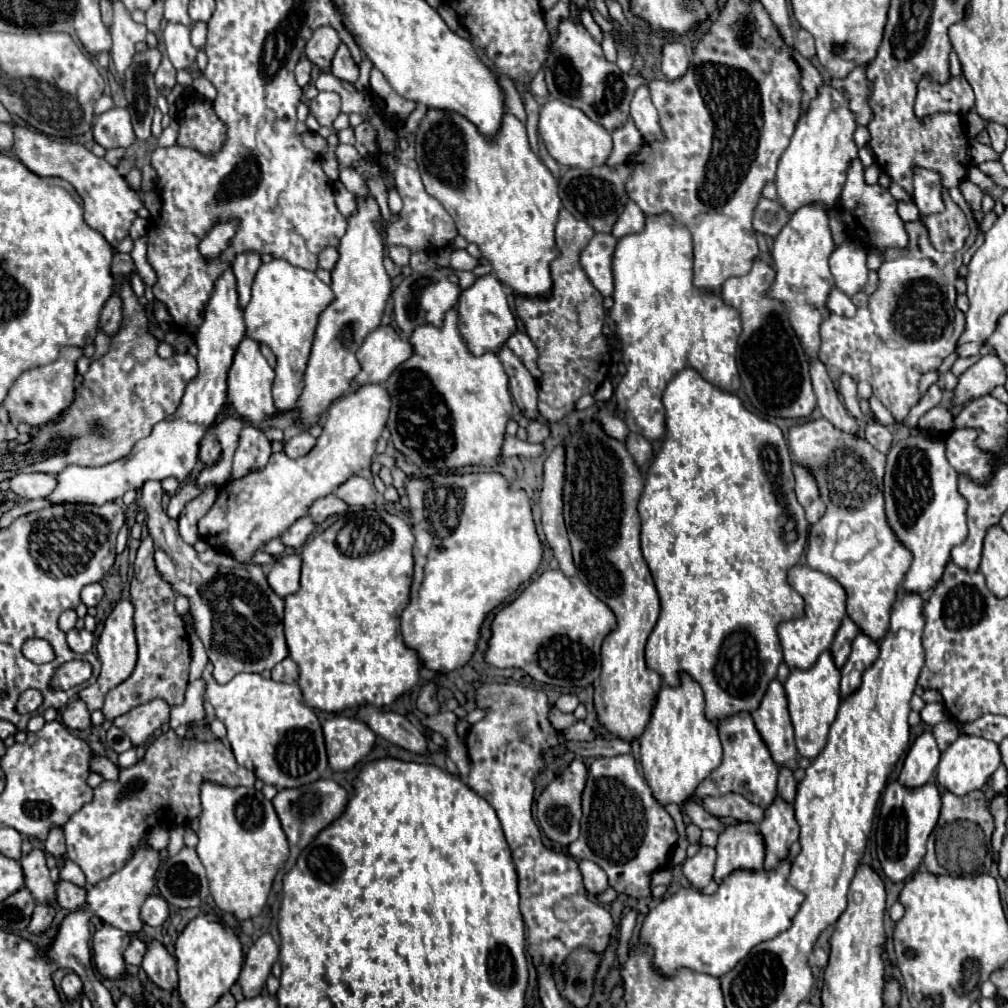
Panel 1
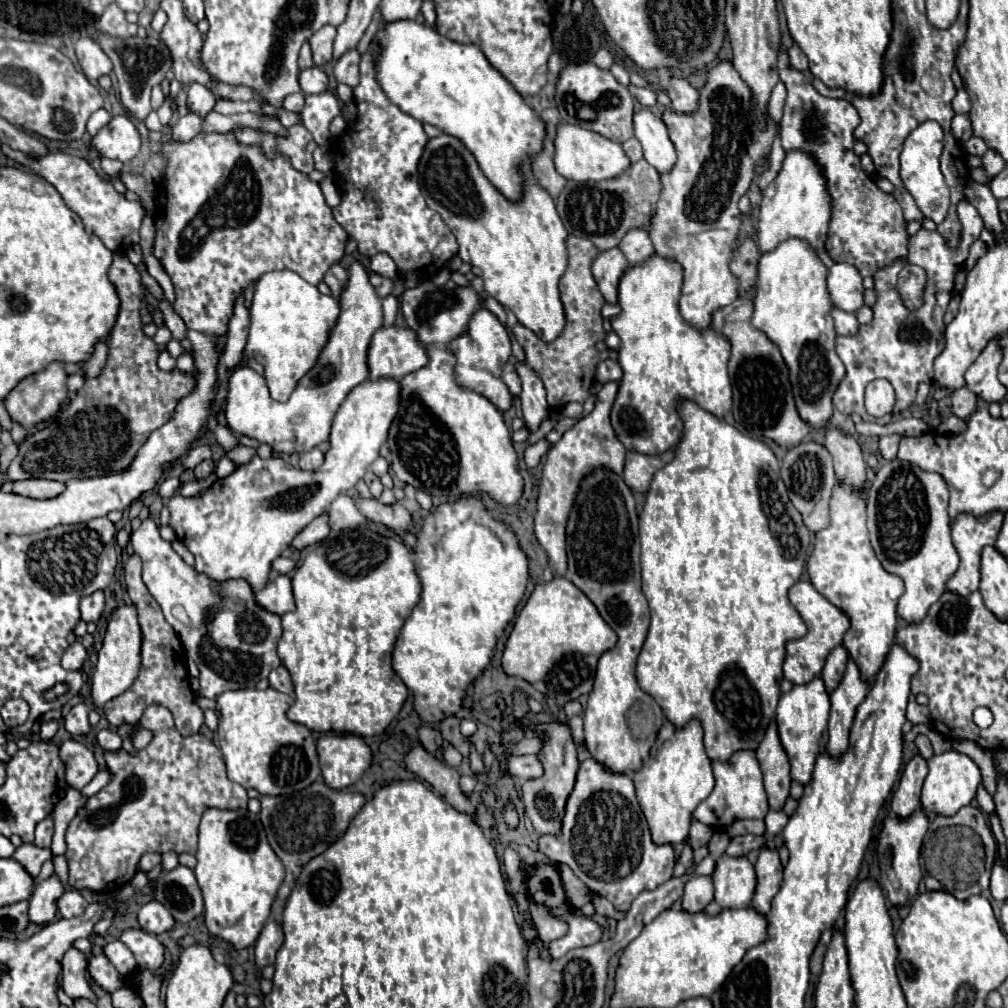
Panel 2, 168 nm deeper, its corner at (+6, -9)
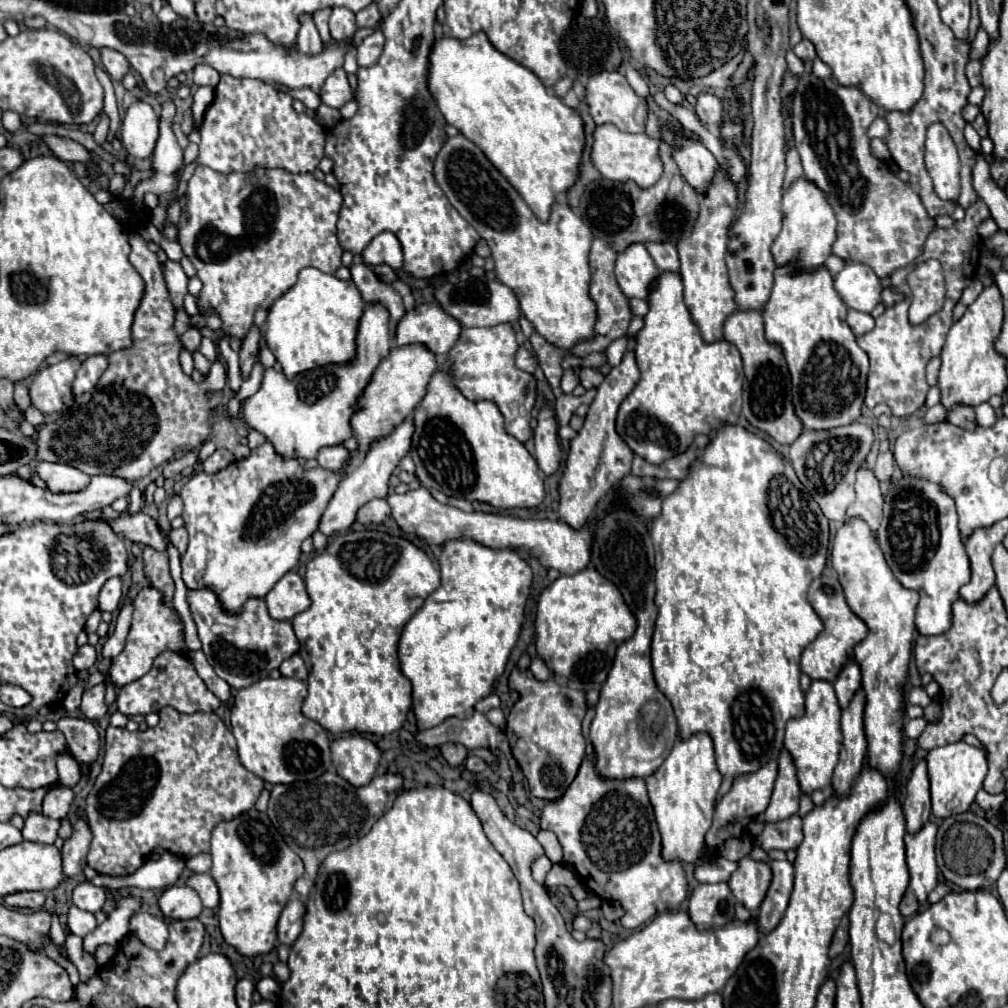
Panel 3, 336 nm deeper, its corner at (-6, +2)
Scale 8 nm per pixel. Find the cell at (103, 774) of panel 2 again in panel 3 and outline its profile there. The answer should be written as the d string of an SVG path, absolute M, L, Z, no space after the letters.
M30 813L24 819L22 835L26 841L38 841L38 843L52 845L54 839L58 837L58 827L60 827L60 821L48 819L42 813Z

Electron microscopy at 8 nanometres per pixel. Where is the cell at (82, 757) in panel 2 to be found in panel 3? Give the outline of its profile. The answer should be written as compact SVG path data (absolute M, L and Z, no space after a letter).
M62 717L58 721L58 729L68 739L70 755L78 763L92 765L98 757L100 749L100 735L96 727L88 719L76 719L76 717Z

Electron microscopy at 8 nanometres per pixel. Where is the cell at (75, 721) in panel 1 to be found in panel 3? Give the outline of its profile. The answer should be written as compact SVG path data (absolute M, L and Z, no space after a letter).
M104 683L94 685L90 689L84 691L82 695L82 703L80 703L80 711L88 717L88 719L102 719L108 711L106 701L104 701Z

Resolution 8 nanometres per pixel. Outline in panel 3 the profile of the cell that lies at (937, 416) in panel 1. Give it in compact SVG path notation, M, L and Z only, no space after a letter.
M982 403L976 407L976 419L978 419L980 427L990 427L990 425L994 425L994 421L998 417L996 417L996 411L988 403Z

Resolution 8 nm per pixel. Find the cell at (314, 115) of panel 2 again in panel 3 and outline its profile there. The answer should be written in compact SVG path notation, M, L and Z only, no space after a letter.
M338 67L322 85L322 91L320 91L320 97L322 97L322 103L330 105L330 107L342 107L344 103L348 103L352 99L352 89L348 85L348 79L346 79L346 71L342 67Z

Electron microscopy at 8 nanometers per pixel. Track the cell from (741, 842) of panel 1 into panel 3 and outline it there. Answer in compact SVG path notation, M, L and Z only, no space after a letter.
M744 857L738 861L736 873L728 879L728 887L740 905L744 905L748 911L756 911L766 897L770 881L770 865Z

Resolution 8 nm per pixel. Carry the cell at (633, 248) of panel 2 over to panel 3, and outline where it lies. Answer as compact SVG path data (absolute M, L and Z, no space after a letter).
M646 243L646 249L660 271L678 273L678 251L672 243Z

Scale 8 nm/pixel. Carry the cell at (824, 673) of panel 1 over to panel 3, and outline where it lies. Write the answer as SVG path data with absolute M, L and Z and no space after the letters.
M812 681L806 693L806 713L800 719L790 719L786 725L784 749L790 753L796 777L802 793L810 795L816 789L824 789L830 785L834 767L838 763L838 753L842 747L842 731L840 731L840 705L836 701L836 693L832 683L828 681Z

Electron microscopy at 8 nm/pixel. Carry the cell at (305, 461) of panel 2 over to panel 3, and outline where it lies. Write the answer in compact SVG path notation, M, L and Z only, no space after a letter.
M344 445L324 447L324 449L320 449L320 455L318 455L320 467L328 469L328 471L342 471L348 461L350 461L350 453Z

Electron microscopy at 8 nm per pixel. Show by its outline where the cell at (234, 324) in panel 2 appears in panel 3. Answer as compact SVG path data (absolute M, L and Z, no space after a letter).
M252 327L250 333L242 341L242 351L240 351L240 373L242 379L248 379L252 365L258 361L258 341L260 341L260 329Z

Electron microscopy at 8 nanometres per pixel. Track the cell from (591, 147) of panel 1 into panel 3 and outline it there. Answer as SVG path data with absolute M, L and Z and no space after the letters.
M600 125L594 131L594 145L592 145L592 161L596 169L602 173L604 179L610 181L634 181L638 187L646 189L654 185L662 177L662 161L658 157L662 139L652 139L646 133L622 133L614 125Z

